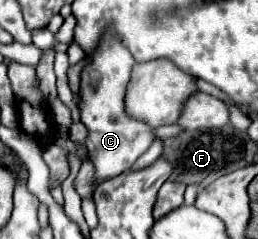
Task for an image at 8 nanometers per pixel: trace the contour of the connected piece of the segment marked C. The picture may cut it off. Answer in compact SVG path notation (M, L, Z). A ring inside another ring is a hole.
M109 32L103 36L103 42L89 58L91 62L81 74L81 122L89 130L85 144L89 148L89 160L95 166L93 180L105 182L113 176L119 176L121 172L127 172L133 162L151 146L155 136L151 132L151 126L139 120L131 120L125 114L123 98L131 78L131 68L135 64L129 50Z

